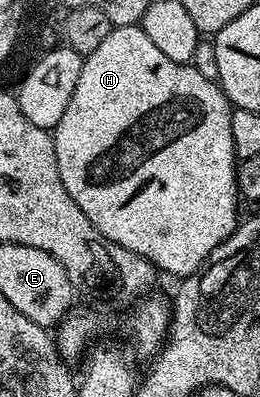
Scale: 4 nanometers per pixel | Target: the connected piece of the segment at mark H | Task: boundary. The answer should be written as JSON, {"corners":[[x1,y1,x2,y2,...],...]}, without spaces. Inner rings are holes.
{"corners":[[121,25,112,28,111,34,84,60,81,67,81,79,77,79,77,87,73,91,73,99,69,107,65,107,65,115,61,115,61,123,53,130,55,138,55,154,57,155,57,171,61,171,61,183,65,183,65,191,73,195,73,203,85,211,89,223,101,231,103,237,113,239,113,243,121,243,129,251,141,255,150,261,156,270,164,269,172,273,175,279,190,277,192,273,203,268,212,251,234,231,240,224,239,178,237,176,237,158,233,147,233,123,231,110,233,106,223,94,222,88,216,82,205,79,193,64,182,65,162,51,151,40,149,35,138,25]]}

